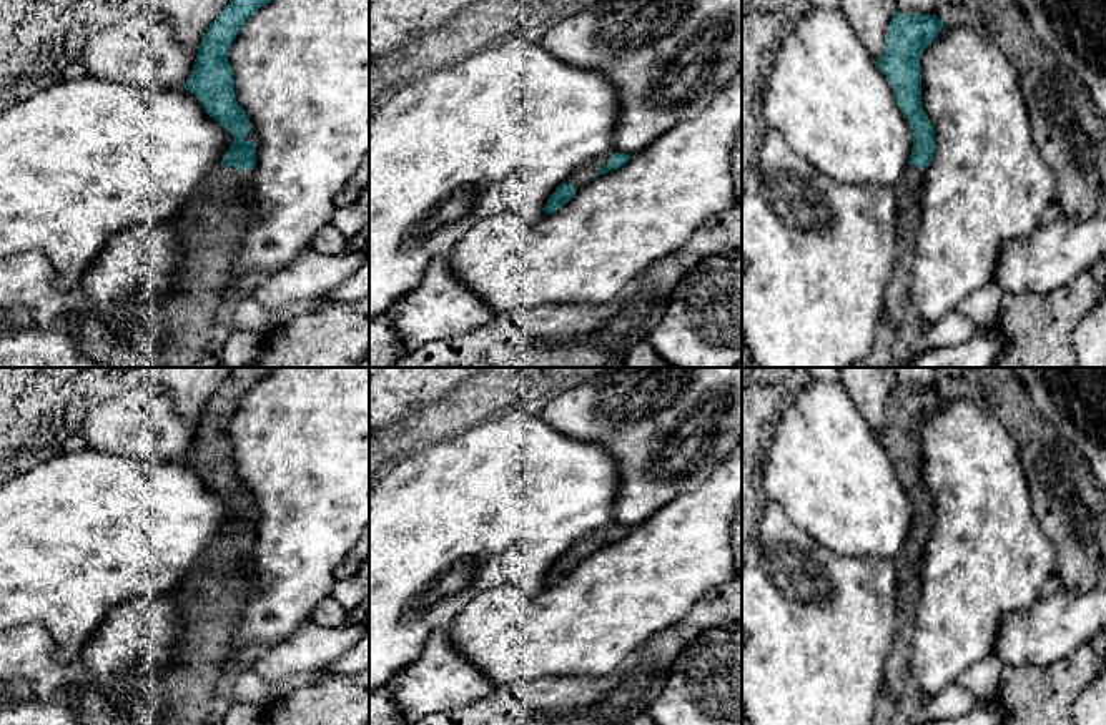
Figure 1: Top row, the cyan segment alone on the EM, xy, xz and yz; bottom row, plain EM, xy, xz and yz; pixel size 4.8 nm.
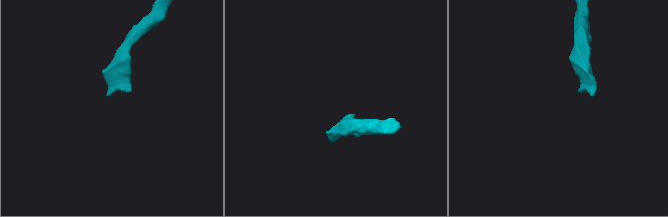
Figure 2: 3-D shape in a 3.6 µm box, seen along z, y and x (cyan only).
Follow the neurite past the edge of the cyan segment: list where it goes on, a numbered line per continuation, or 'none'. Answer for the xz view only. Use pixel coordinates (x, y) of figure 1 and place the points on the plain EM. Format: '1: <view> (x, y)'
1: xz (581, 547)

